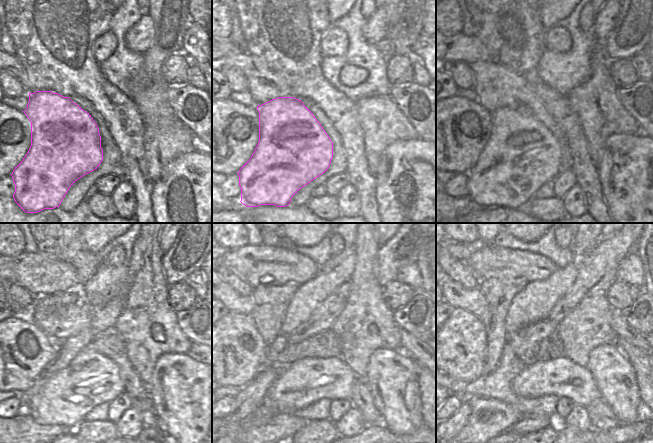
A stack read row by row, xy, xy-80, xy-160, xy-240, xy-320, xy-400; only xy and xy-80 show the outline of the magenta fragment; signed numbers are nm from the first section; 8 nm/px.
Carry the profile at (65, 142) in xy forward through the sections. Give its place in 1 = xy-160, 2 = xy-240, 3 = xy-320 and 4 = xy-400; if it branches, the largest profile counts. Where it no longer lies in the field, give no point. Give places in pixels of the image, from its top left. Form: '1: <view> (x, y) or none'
1: xy-160 (521, 155)
2: xy-240 (90, 379)
3: xy-320 (300, 384)
4: xy-400 (562, 377)

